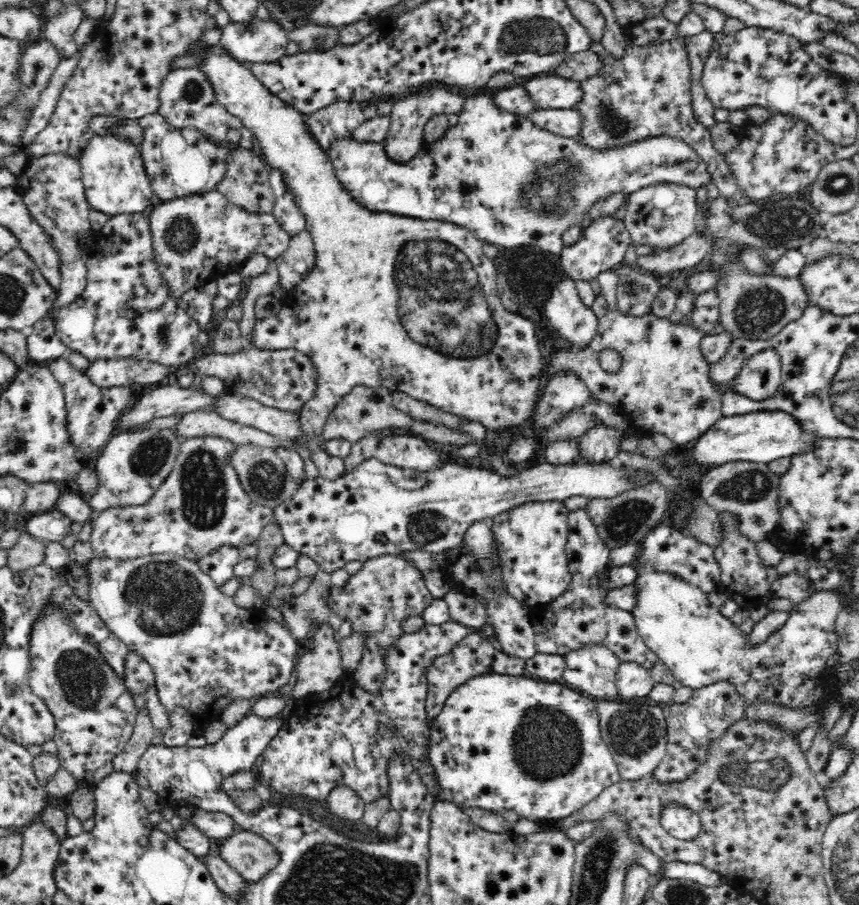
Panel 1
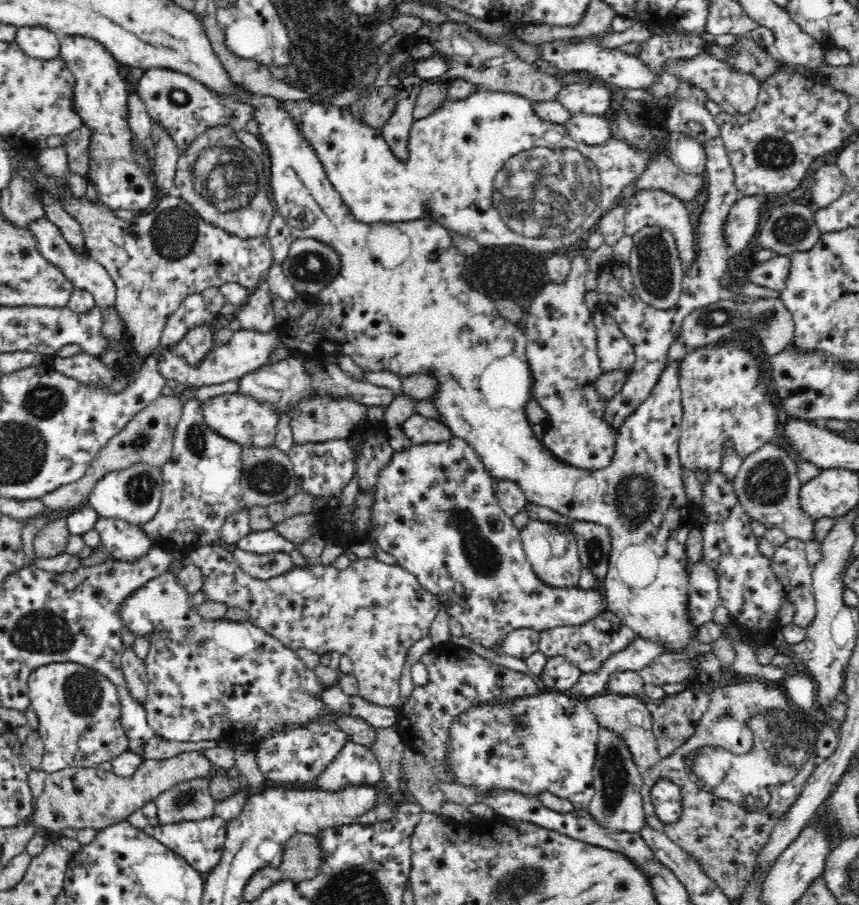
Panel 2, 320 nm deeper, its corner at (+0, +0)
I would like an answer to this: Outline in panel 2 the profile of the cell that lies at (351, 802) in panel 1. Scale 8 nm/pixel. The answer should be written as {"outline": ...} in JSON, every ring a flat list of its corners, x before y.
{"outline":[[347,741,314,781,324,790,340,790,349,785,376,785,382,778,381,765,371,750]]}

